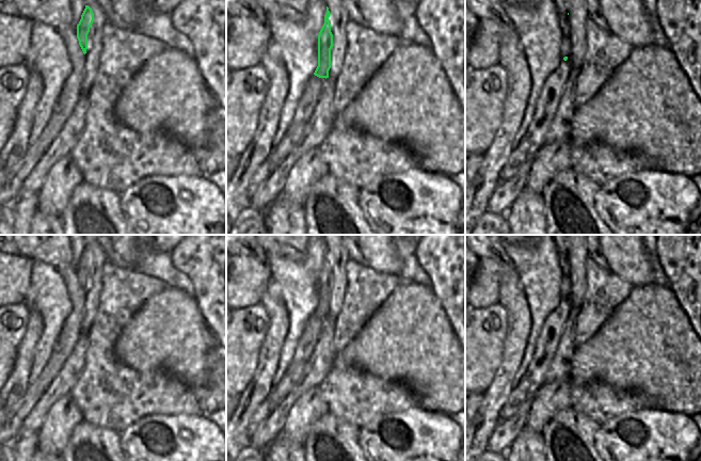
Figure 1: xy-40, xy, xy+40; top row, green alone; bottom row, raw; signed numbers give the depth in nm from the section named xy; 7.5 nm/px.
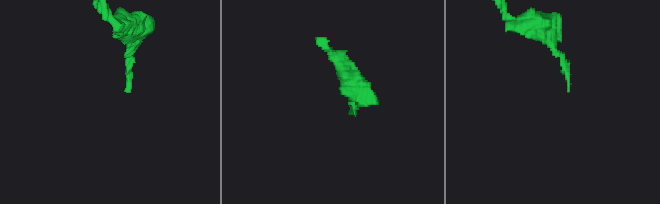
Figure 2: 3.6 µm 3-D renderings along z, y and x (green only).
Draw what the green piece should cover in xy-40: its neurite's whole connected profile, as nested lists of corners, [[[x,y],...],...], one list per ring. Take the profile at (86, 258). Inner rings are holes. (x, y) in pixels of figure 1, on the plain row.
[[[85,244],[85,248],[81,254],[81,258],[77,264],[77,277],[84,293],[86,292],[87,288],[87,273],[93,260],[94,252],[89,244]]]

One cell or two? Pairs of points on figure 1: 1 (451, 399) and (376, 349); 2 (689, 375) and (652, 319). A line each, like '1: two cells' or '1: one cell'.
1: one cell
2: one cell

